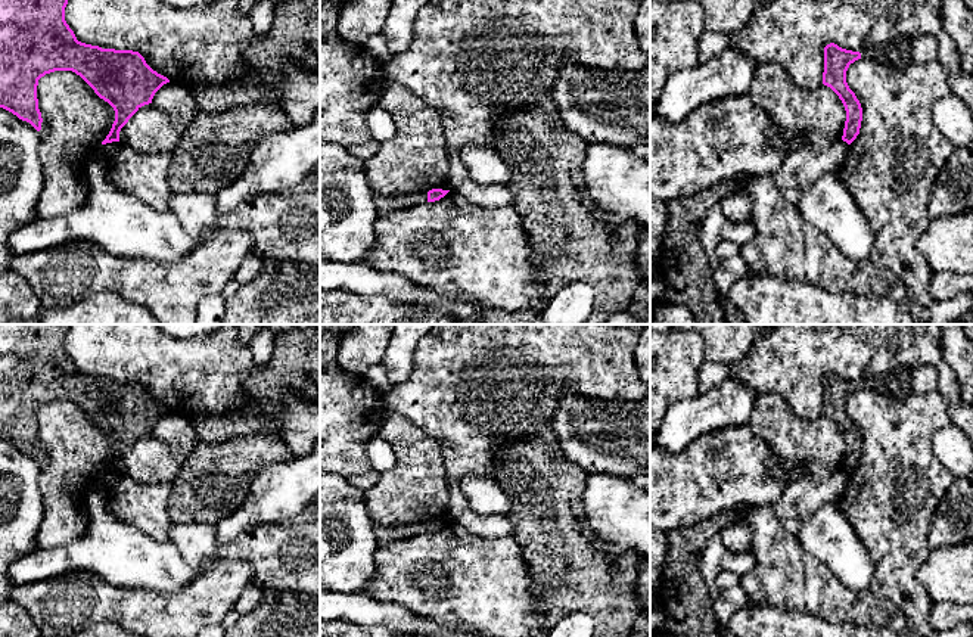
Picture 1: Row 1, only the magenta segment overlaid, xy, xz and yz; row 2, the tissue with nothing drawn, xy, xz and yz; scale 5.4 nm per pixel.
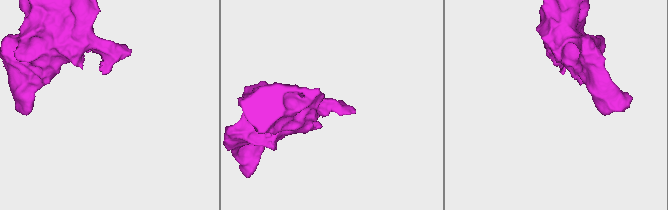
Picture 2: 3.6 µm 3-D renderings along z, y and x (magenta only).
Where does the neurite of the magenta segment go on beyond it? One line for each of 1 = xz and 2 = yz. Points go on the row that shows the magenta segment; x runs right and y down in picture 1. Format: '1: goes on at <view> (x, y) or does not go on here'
1: does not go on here
2: does not go on here

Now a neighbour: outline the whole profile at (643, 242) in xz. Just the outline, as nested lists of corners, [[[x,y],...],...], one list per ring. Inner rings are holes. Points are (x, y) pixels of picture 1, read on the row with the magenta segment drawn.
[[[640,230],[637,239],[635,264],[640,283],[634,290],[628,313],[635,324],[650,324],[650,232]]]

